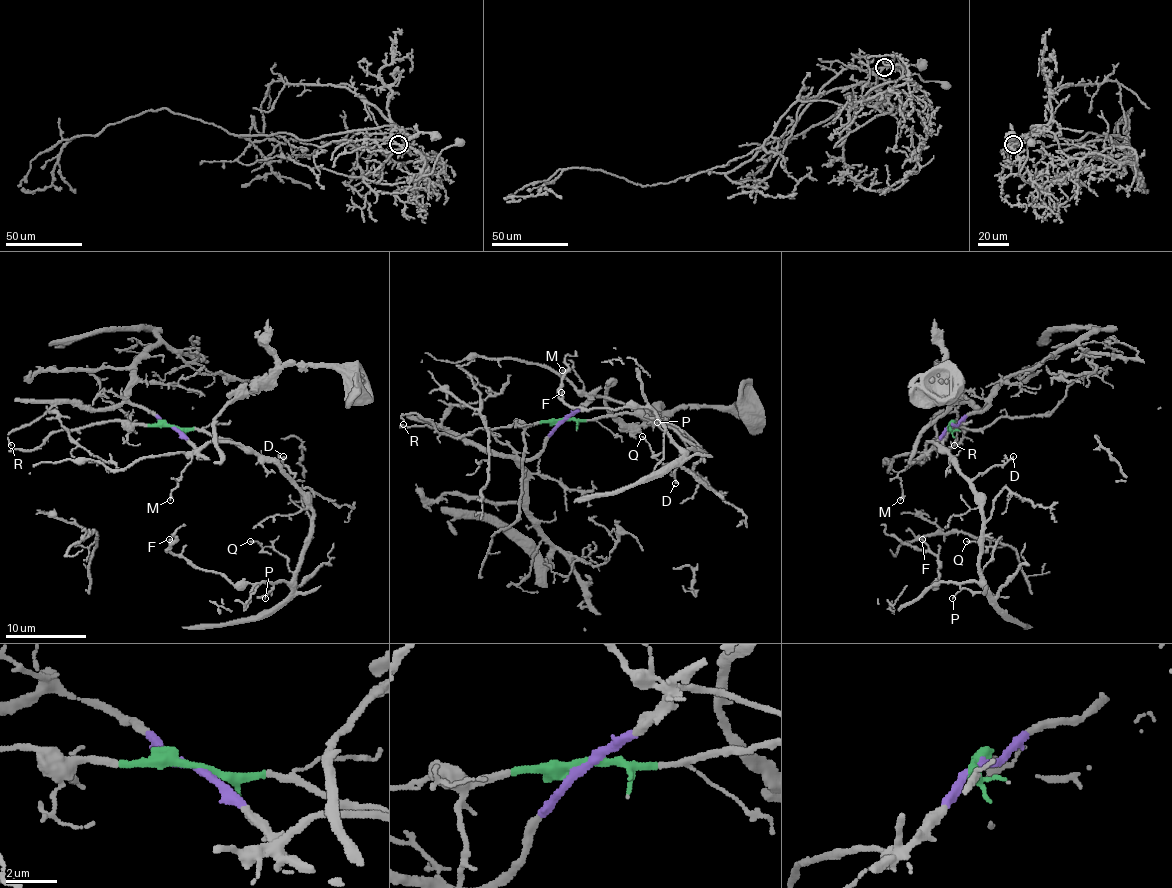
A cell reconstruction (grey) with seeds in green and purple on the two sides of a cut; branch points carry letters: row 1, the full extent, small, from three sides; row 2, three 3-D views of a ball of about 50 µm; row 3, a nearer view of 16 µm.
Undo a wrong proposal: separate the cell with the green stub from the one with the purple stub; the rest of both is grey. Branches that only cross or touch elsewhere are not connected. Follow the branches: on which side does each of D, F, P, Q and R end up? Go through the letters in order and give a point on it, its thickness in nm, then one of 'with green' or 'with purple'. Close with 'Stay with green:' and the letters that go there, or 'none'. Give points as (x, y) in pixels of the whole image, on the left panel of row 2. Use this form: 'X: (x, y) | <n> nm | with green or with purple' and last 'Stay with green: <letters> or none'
D: (283, 456) | 180 nm | with green
F: (169, 539) | 120 nm | with green
P: (265, 598) | 90 nm | with green
Q: (250, 541) | 120 nm | with green
R: (11, 445) | 100 nm | with purple
Stay with green: D, F, P, Q

